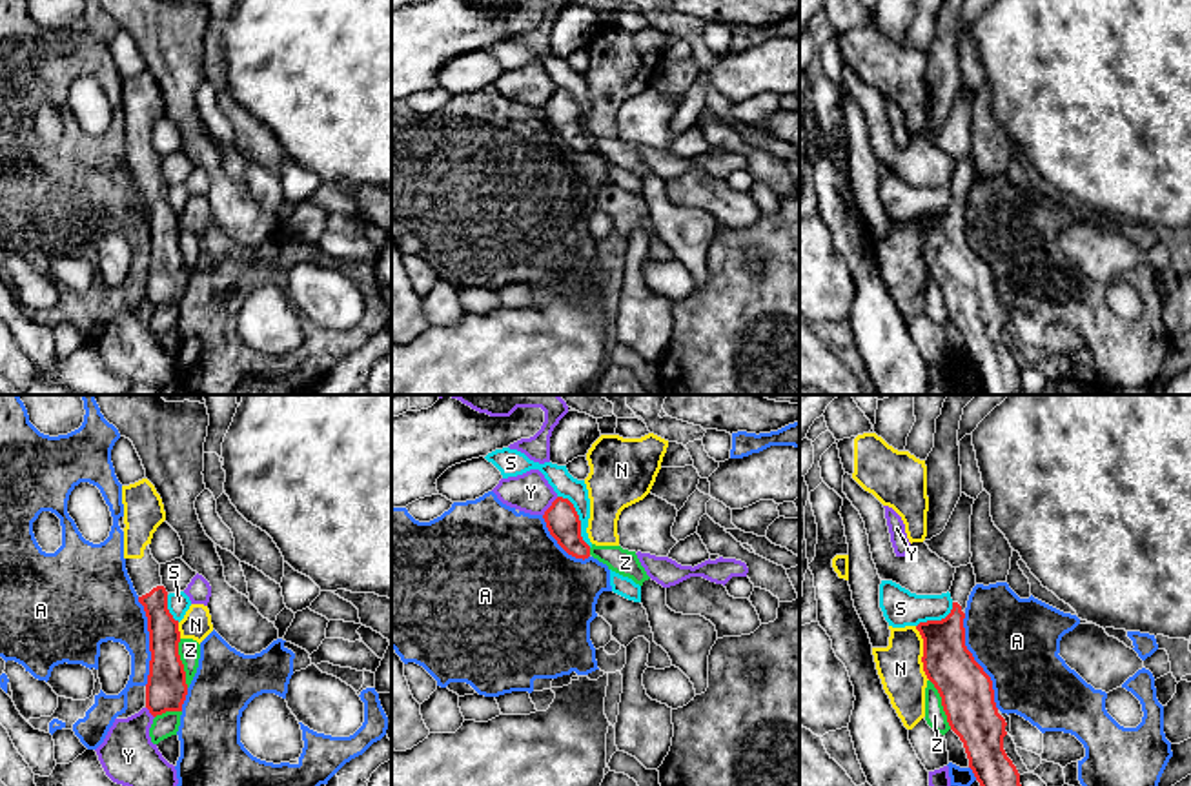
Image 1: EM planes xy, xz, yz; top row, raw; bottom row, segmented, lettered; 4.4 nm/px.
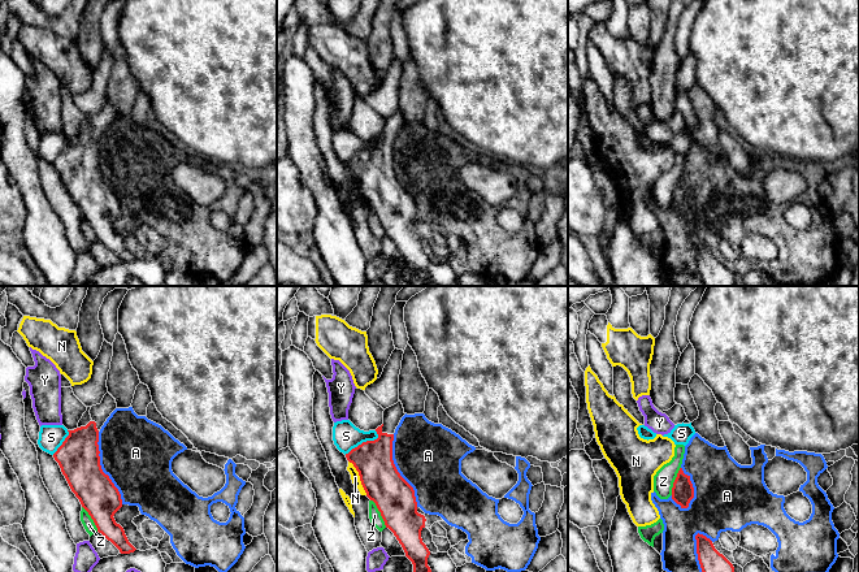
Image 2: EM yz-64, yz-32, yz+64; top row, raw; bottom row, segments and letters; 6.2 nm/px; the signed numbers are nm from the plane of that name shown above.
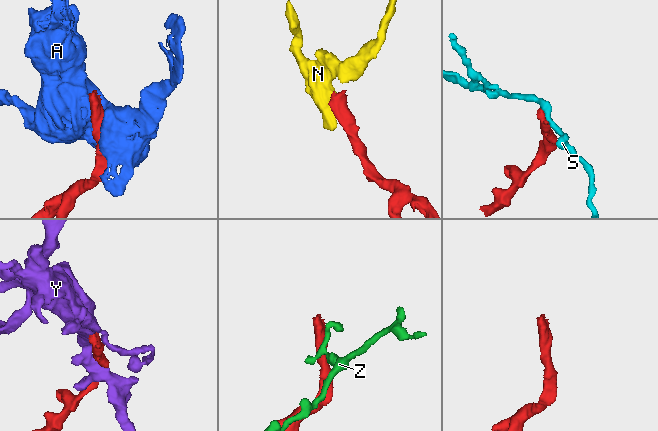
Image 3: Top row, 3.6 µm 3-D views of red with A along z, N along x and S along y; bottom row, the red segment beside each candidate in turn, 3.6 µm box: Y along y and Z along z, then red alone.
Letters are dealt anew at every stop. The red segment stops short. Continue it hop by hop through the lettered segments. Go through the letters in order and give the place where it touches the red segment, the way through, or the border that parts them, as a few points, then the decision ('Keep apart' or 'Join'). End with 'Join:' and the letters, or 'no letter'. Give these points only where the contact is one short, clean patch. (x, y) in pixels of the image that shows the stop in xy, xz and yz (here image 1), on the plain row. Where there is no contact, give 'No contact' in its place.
A: Touches red at yz (975, 253). Keep apart
N: Touches red at yz (924, 246). Path across: yz (966, 282), (924, 246), (900, 261). Join
S: Touches red at xz (578, 111). Boundary: xz (558, 88), (572, 97), (580, 113), (580, 128), (590, 139). Keep apart
Y: Touches red at xz (550, 99). Keep apart
Z: Touches red at yz (942, 297). Keep apart
Join: N

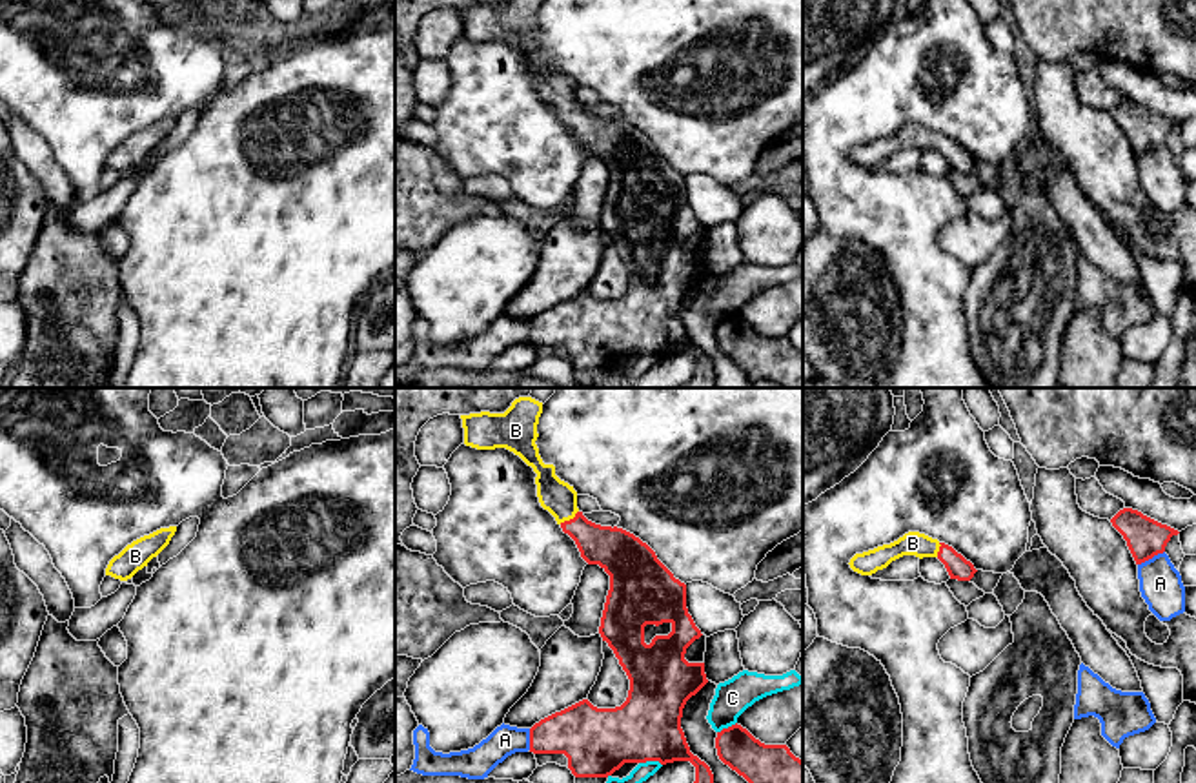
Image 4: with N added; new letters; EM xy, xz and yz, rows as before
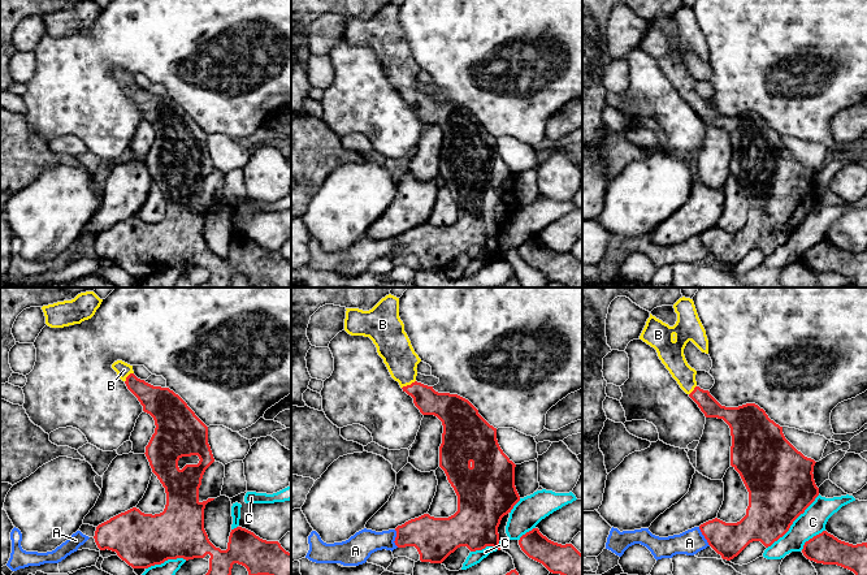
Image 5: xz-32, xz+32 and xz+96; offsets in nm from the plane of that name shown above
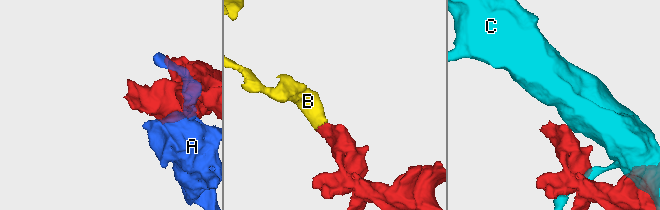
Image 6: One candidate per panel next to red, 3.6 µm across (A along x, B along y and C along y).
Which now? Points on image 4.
A: Touches red at yz (1151, 150). Keep apart
B: Touches red at xz (570, 111). Path across: xz (616, 142), (598, 137), (570, 111), (556, 88). Join
C: Touches red at xz (650, 352). Keep apart
Join: B

